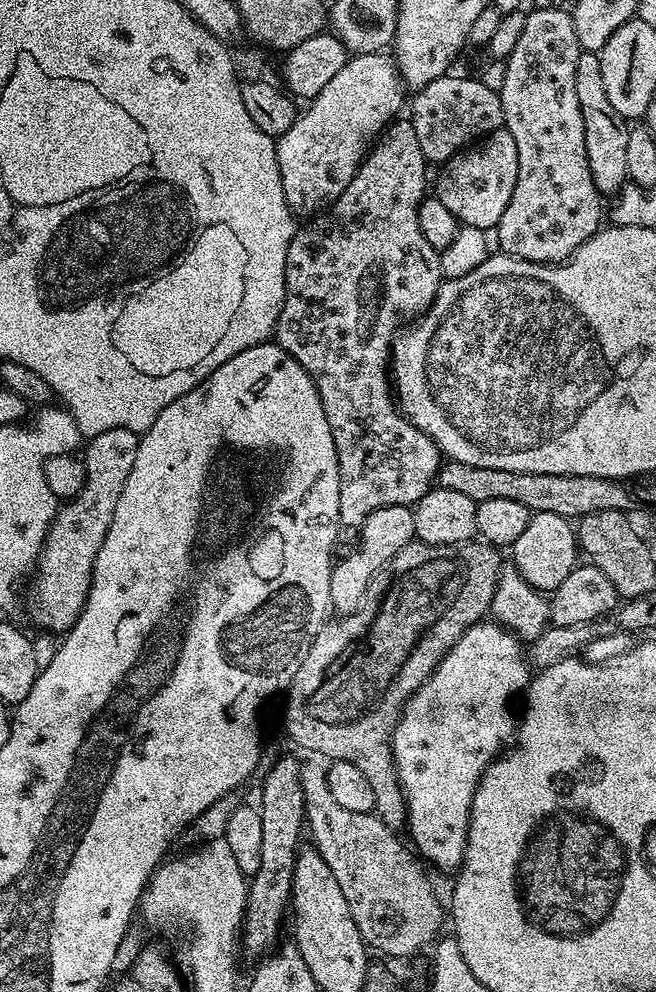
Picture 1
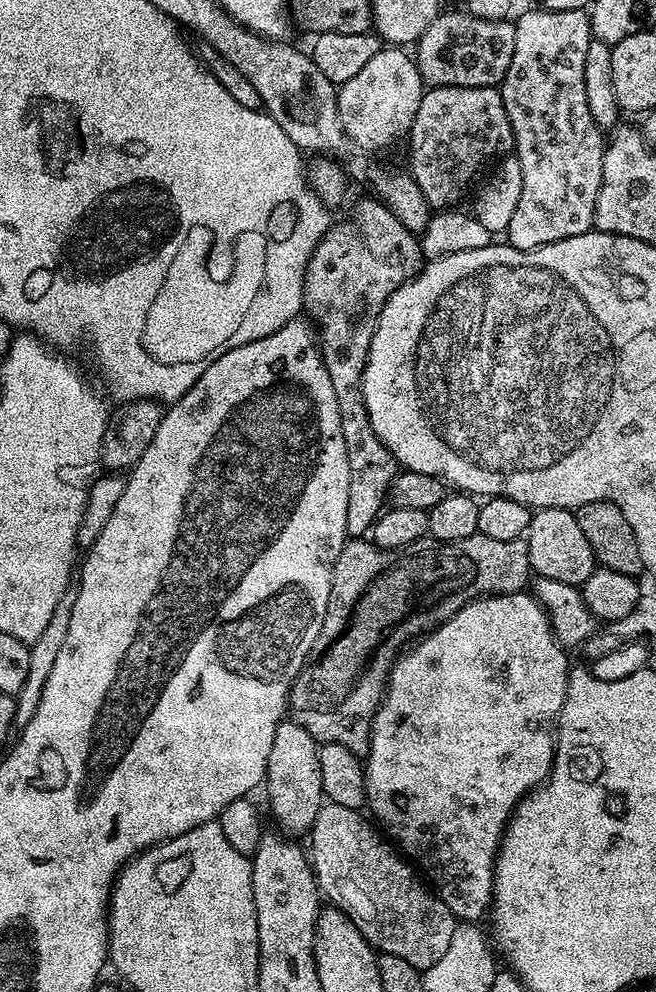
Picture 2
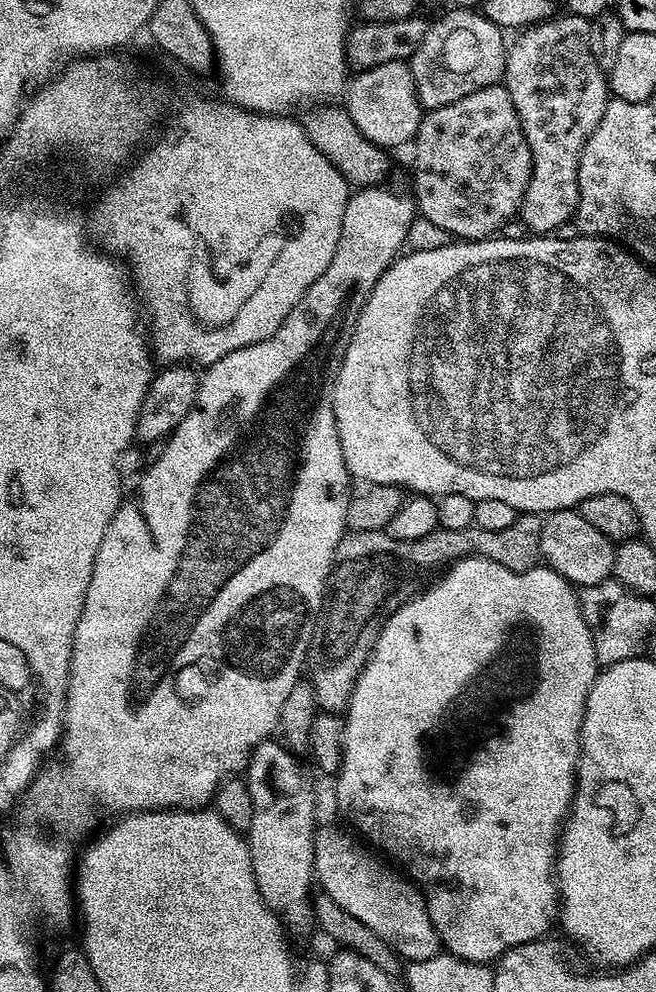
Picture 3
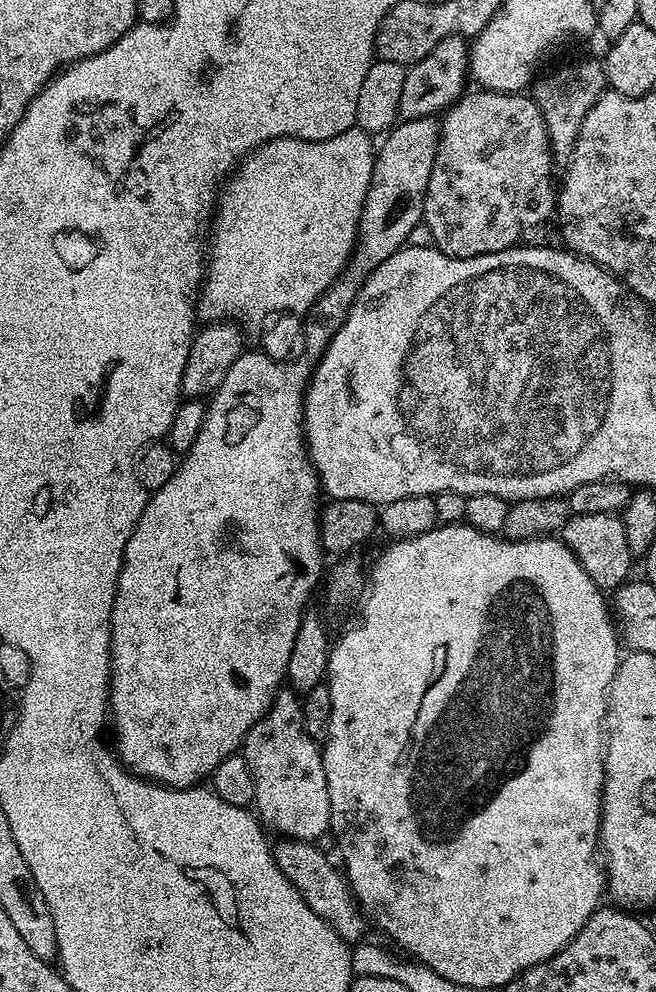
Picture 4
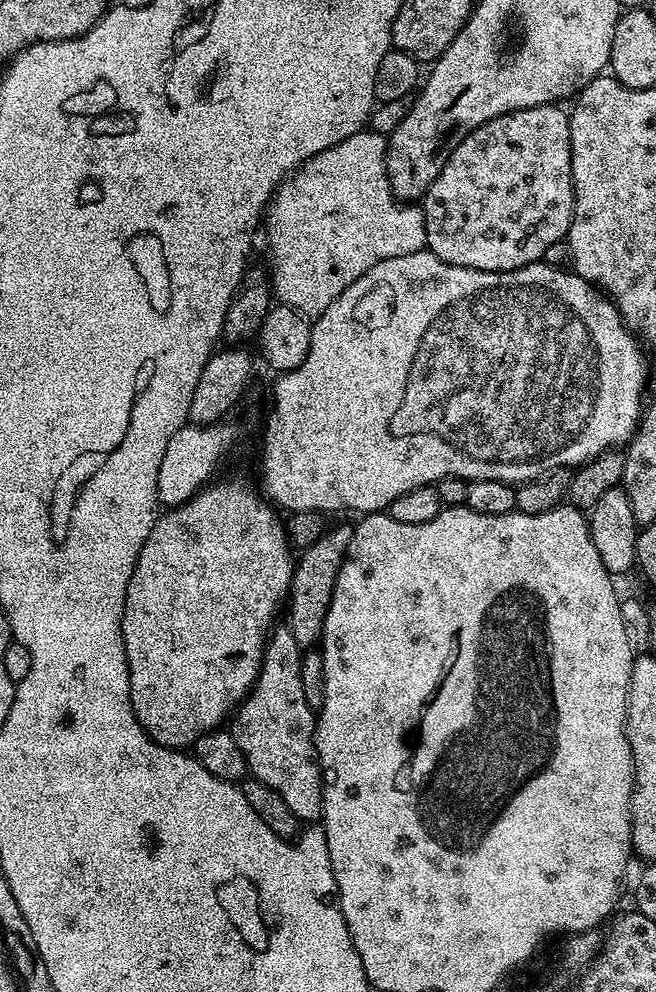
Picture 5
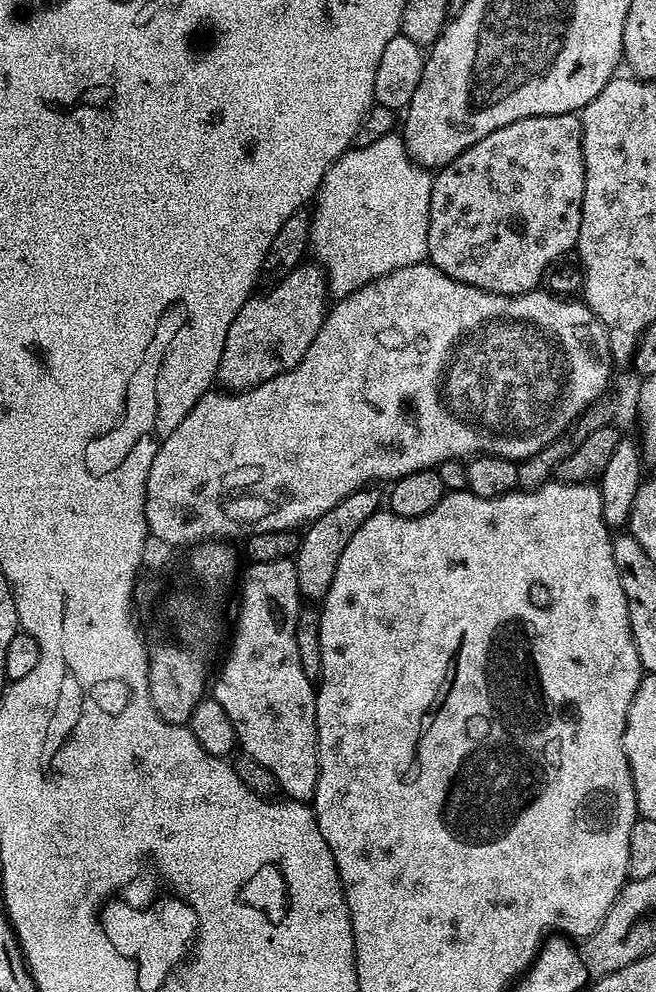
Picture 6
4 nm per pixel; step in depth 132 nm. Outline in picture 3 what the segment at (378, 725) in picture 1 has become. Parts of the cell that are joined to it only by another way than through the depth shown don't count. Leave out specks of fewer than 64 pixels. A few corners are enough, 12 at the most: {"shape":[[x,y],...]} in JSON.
{"shape":[[545,517],[338,542],[308,649],[317,709],[343,713],[372,648],[431,572],[541,563]]}

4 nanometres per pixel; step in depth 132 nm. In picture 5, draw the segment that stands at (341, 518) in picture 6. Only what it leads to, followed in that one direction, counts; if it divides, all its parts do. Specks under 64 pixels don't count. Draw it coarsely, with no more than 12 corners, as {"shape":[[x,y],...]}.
{"shape":[[351,523],[329,527],[292,569],[286,626],[321,643]]}

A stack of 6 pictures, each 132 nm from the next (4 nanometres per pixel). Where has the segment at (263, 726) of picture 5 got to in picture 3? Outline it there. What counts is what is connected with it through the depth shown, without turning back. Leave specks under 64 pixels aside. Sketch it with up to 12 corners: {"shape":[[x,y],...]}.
{"shape":[[263,740],[246,769],[258,894],[293,937],[314,928],[316,796]]}

